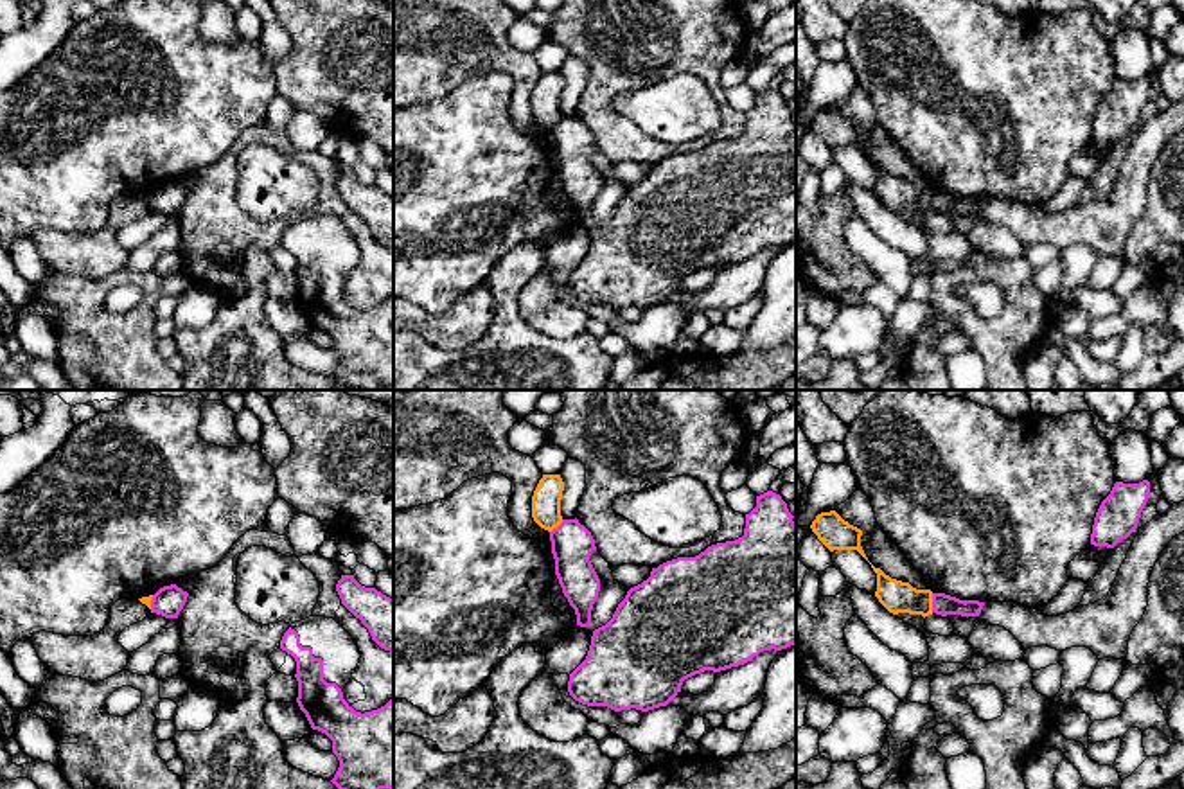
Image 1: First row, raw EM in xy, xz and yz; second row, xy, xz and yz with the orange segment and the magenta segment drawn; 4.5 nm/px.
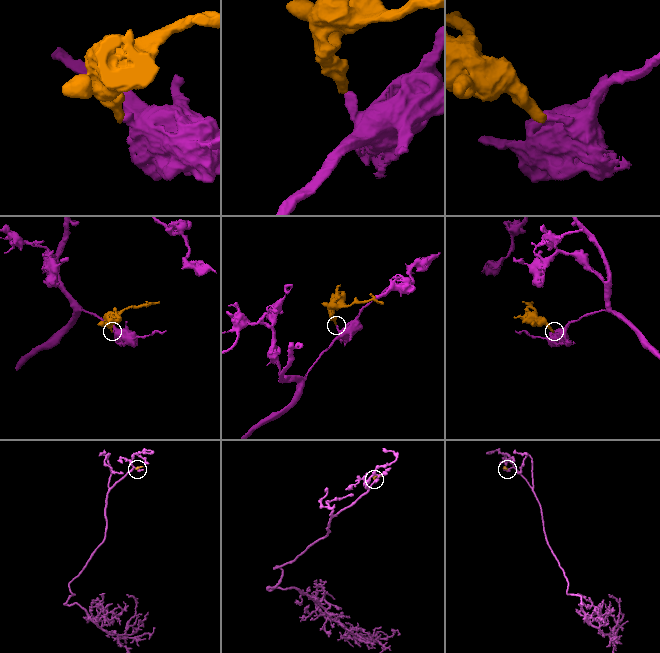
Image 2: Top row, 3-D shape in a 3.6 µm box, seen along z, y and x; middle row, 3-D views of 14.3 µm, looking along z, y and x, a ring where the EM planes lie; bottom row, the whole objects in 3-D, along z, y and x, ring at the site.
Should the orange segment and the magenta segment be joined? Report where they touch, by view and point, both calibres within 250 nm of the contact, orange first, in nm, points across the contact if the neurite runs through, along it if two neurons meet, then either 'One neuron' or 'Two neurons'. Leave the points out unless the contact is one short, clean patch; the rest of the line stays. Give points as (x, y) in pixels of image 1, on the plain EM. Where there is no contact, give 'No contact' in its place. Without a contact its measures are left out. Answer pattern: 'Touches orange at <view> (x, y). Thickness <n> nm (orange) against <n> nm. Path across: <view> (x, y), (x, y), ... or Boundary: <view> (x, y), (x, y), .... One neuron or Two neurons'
Touches orange at yz (931, 200). Thickness 140 nm (orange) against 100 nm. Boundary: yz (931, 191), (933, 209). Two neurons

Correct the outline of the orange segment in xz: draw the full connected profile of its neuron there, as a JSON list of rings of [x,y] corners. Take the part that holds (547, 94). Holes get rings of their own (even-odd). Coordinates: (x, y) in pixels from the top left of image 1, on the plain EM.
[[[543,72],[534,93],[532,93],[532,115],[534,119],[552,129],[562,120],[561,97],[562,97],[564,79],[561,72]]]

